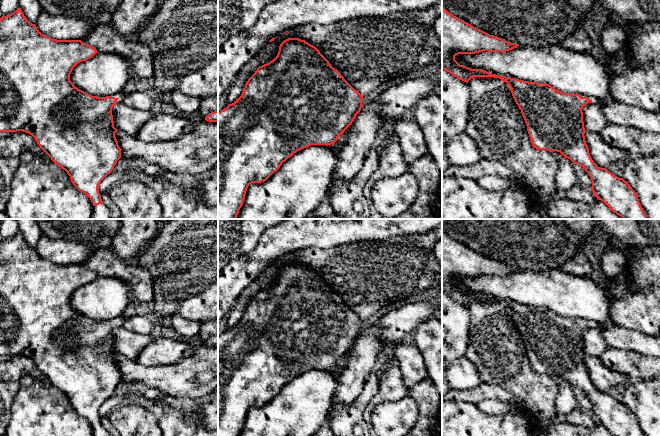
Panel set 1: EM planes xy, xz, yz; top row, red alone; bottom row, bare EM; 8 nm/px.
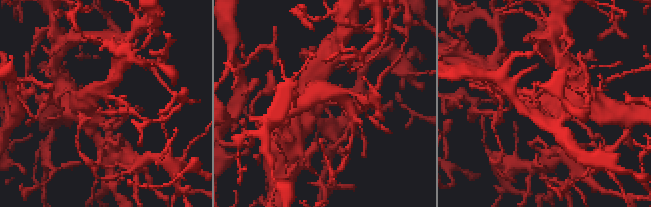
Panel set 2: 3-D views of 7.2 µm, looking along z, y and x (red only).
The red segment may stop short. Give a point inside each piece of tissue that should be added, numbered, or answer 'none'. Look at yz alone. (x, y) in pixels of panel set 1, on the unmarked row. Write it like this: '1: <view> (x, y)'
1: yz (595, 324)

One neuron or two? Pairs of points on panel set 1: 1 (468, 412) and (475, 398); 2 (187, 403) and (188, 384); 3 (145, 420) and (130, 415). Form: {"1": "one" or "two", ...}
{"1": "two", "2": "two", "3": "one"}

